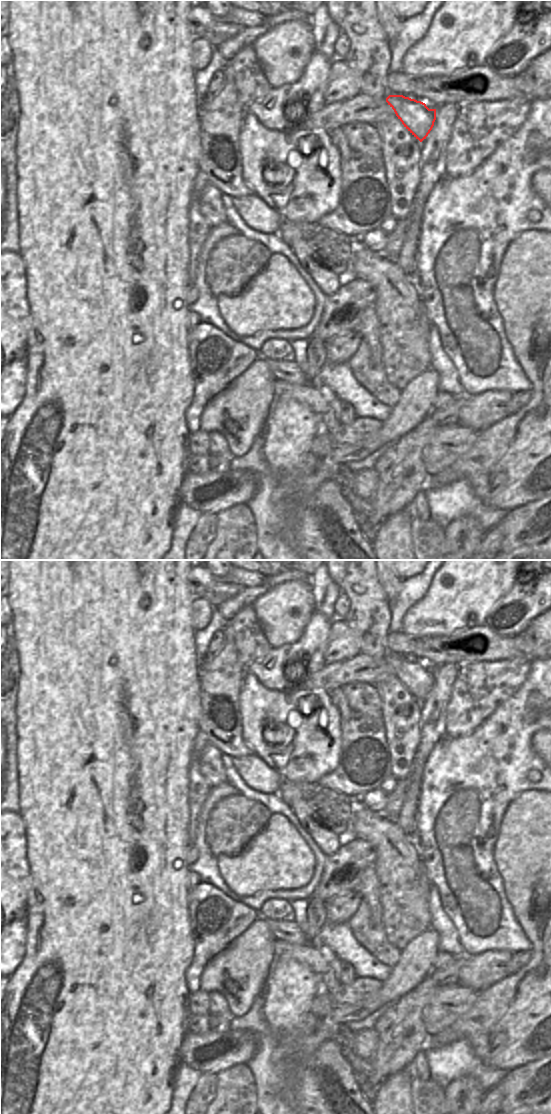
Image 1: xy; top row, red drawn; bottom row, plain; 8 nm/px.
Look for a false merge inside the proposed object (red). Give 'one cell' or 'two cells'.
one cell

